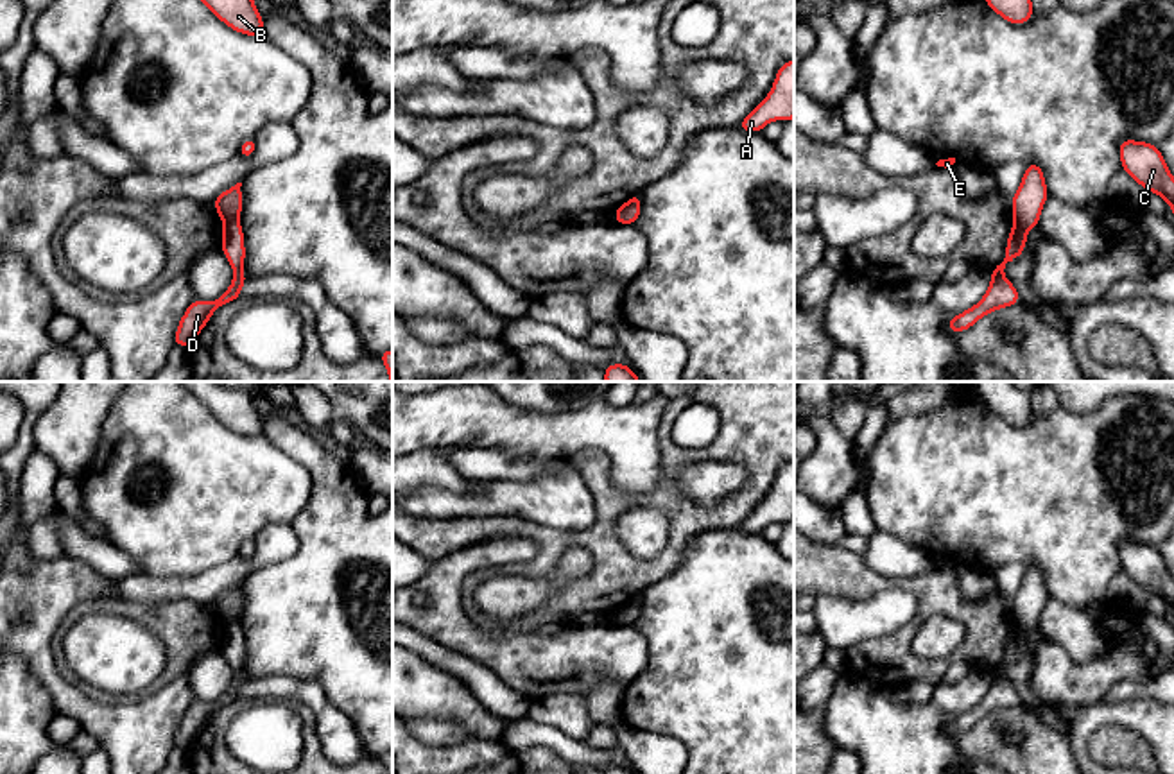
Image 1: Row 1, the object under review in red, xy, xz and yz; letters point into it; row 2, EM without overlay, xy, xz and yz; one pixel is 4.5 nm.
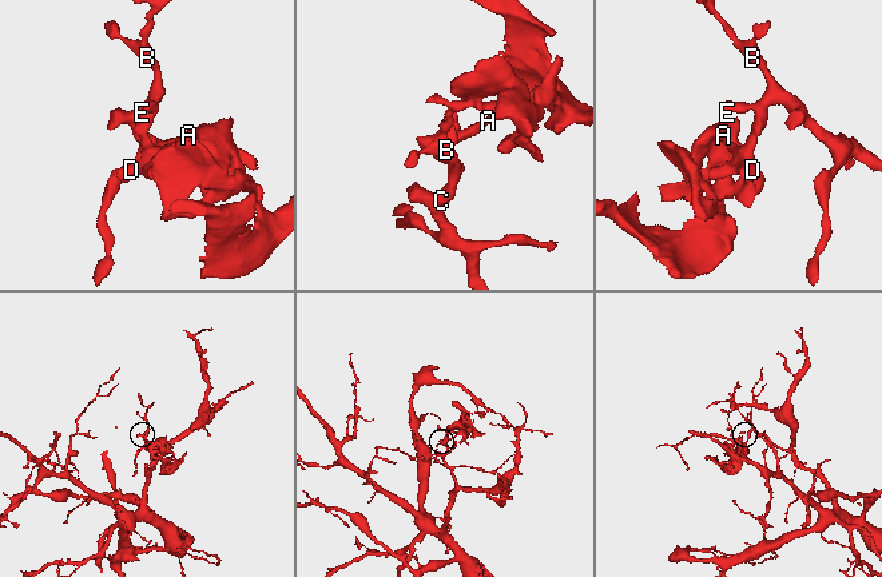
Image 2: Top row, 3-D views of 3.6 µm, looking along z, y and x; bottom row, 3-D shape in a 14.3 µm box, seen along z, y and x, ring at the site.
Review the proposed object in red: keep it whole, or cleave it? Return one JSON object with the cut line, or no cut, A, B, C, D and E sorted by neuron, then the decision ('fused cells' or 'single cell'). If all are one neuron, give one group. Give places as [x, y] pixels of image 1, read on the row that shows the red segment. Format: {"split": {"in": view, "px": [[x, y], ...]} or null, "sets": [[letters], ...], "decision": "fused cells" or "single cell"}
{"split": {"in": "xy", "px": [[237, 221], [224, 224]]}, "sets": [["A", "D"], ["B", "C", "E"]], "decision": "fused cells"}

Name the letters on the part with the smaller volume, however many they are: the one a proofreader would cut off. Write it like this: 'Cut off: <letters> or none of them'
Cut off: A, D

